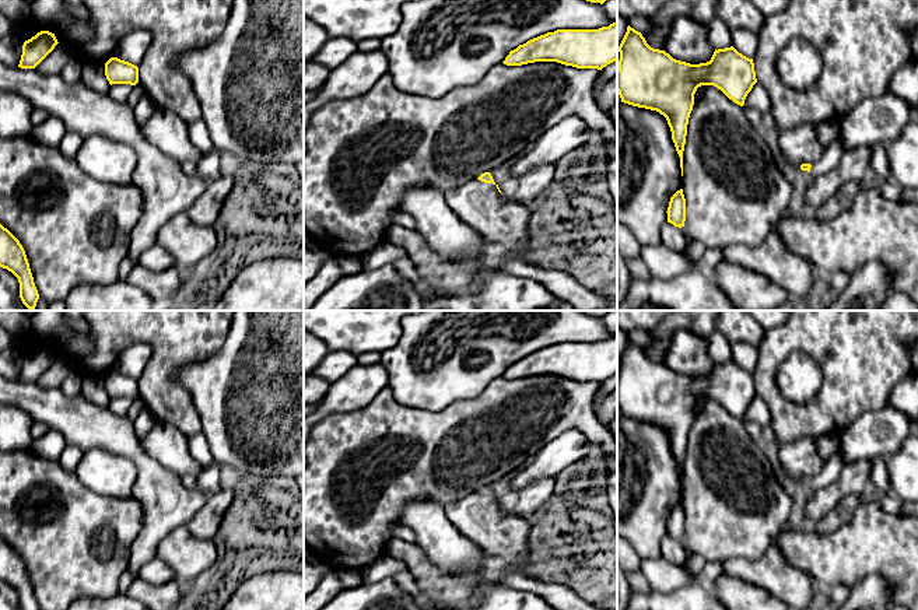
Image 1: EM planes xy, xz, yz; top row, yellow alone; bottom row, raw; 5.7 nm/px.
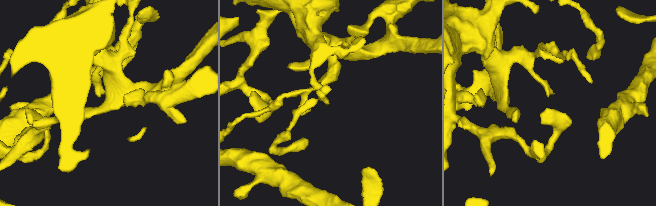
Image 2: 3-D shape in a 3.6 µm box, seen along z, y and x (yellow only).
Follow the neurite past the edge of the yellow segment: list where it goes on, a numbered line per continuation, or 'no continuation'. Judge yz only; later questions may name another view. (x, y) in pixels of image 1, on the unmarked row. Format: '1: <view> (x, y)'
1: yz (833, 466)

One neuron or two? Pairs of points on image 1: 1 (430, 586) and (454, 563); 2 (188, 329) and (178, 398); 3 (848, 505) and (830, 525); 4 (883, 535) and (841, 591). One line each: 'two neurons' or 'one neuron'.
1: two neurons
2: one neuron
3: one neuron
4: two neurons

